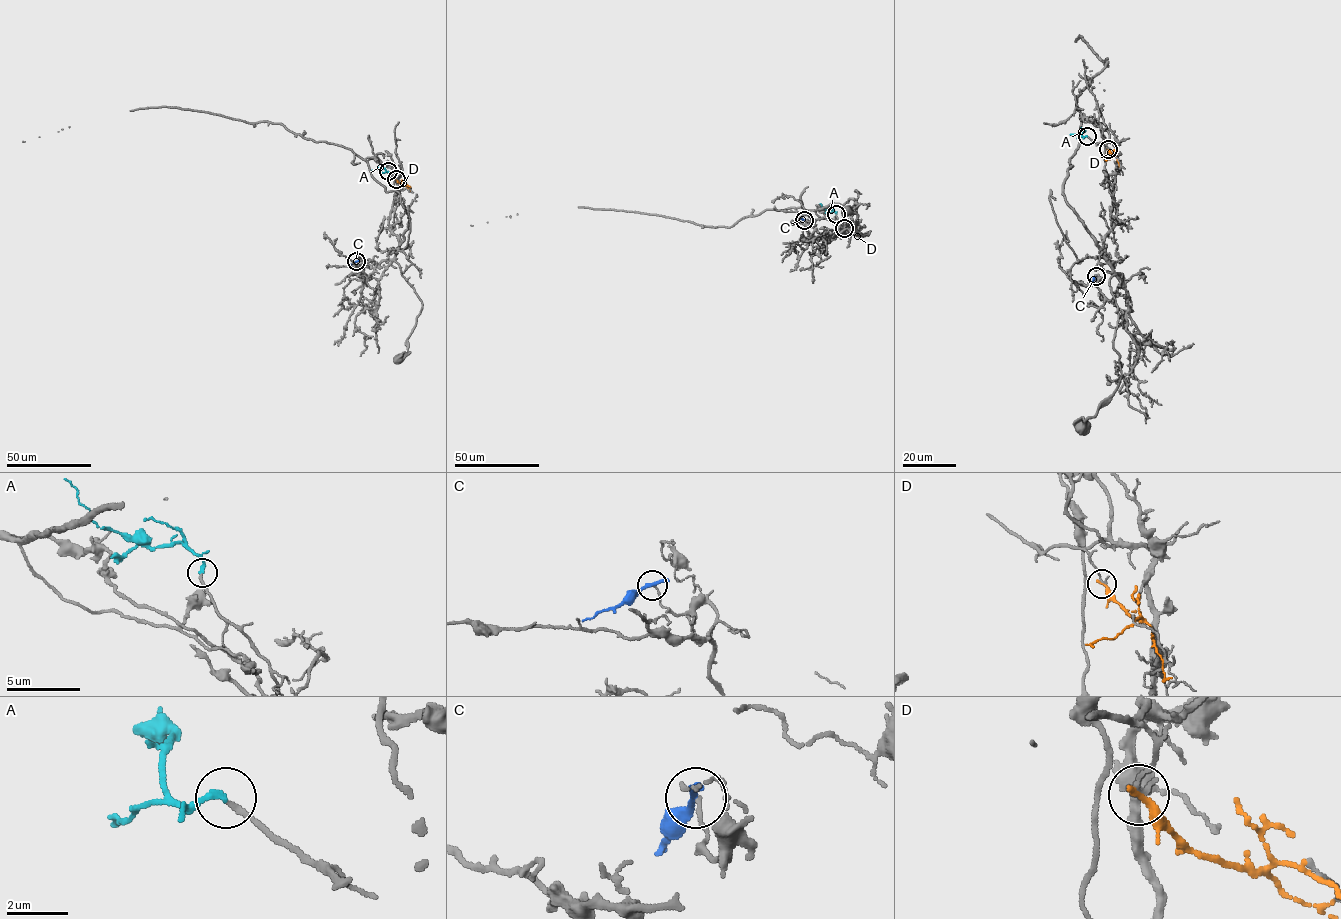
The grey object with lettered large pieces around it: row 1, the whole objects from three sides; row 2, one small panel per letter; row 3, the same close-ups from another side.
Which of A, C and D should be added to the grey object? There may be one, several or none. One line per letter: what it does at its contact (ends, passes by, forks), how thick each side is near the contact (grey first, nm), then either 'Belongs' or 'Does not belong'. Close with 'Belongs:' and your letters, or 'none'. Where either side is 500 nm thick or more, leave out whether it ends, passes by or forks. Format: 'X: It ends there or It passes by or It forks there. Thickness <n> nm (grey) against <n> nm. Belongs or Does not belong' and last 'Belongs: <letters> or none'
A: It ends there. Thickness 180 nm (grey) against 200 nm. Belongs
C: It ends there. Thickness 120 nm (grey) against 320 nm. Does not belong
D: It ends there. Thickness 160 nm (grey) against 280 nm. Does not belong
Belongs: A

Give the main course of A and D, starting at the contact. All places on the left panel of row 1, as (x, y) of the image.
A: (388, 171), (379, 168), (372, 170)
D: (396, 180), (410, 190)

